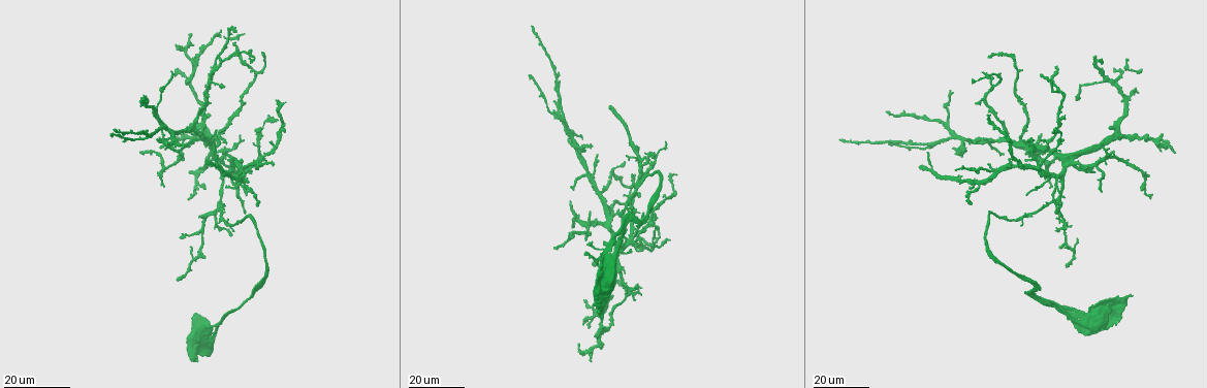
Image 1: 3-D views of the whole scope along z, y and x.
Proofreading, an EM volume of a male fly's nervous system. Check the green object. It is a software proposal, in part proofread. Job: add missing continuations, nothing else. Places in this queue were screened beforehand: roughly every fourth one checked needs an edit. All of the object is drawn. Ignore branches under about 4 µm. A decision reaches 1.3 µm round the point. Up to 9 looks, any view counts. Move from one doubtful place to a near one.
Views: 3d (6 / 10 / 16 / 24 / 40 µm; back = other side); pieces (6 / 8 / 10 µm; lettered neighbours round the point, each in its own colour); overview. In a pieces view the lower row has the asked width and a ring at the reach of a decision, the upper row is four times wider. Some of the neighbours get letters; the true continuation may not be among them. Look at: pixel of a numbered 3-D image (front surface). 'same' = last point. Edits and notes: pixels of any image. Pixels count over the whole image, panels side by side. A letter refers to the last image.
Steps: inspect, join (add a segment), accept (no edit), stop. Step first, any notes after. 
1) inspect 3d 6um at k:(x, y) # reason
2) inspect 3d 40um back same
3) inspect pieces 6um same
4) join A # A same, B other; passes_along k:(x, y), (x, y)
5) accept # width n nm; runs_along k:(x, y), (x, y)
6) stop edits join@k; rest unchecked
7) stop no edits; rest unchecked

inspect 3d 16um at 1:(1064, 196) # branch stops here

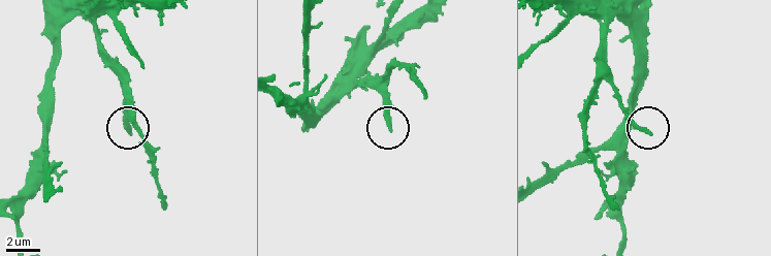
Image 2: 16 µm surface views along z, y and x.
inspect pieces 8um at 2:(131, 131)

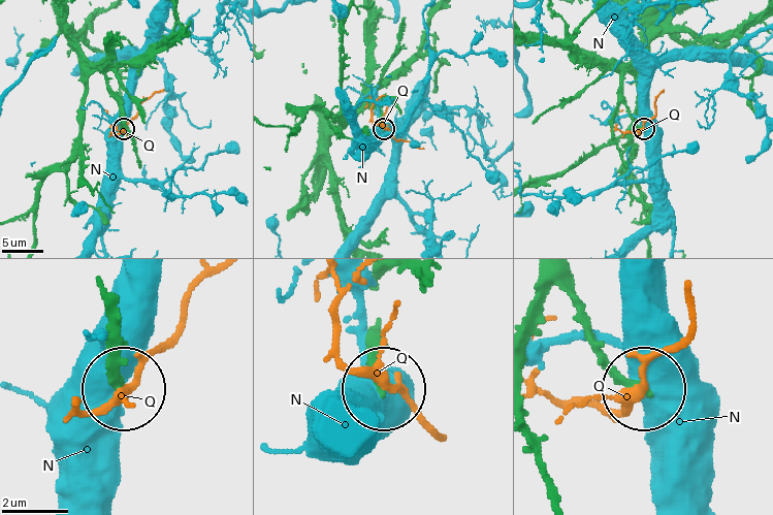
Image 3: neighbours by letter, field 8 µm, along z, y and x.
accept # N other, Q other; no lettered segment goes on from it

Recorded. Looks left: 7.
inspect 3d 24um at 1:(247, 195) # branch stops here

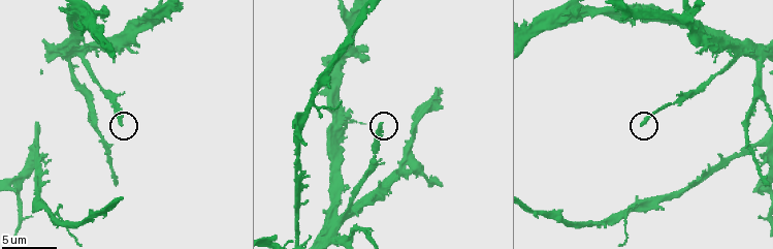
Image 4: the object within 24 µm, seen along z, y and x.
inspect pieces 10um at 4:(641, 126)

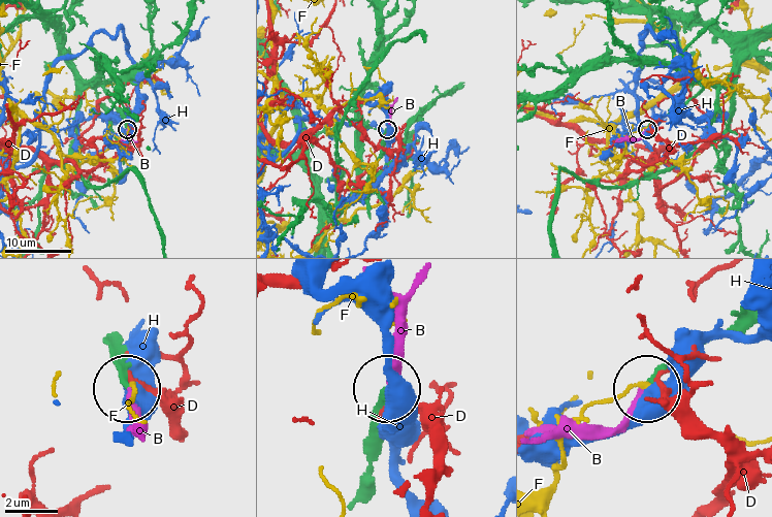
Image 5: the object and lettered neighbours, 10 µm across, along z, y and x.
join B # B same, D other, F other, H other; passes_along 5:(108, 336), (135, 430); the neuron continues

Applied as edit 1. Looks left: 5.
inspect 3d 16um at 1:(1039, 133) # an open end

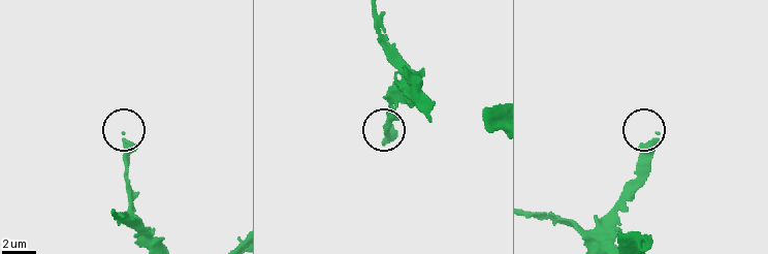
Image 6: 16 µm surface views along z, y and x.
inspect pieces 8um at 6:(657, 134)

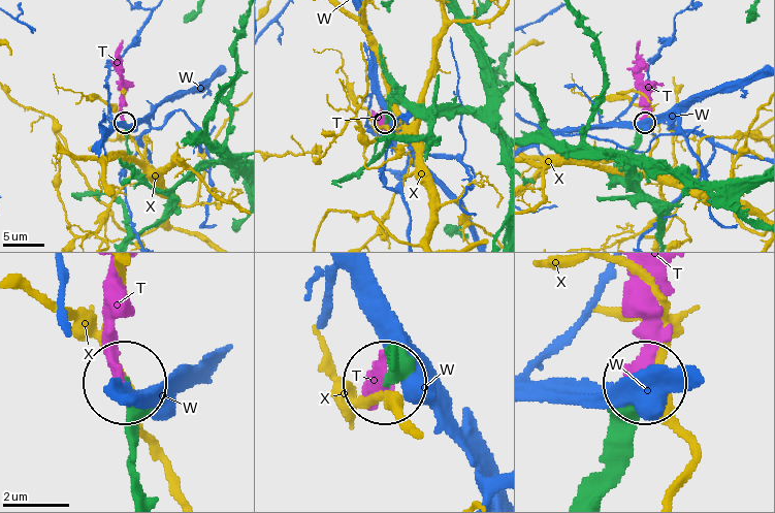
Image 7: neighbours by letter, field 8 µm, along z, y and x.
join T # T same, W other, X other; the neuron continues

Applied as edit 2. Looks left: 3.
inspect 3d 24um at 1:(571, 201) # free end

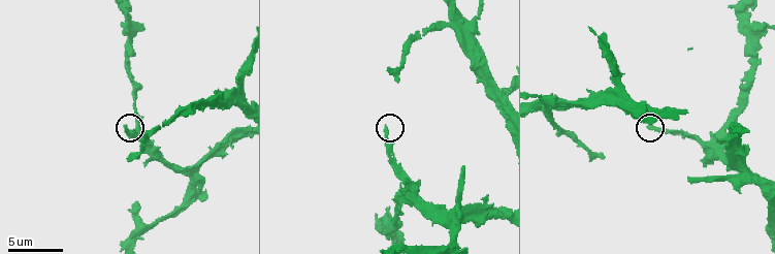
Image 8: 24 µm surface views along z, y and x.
inspect pieces 10um at 8:(385, 126) # what lies round it

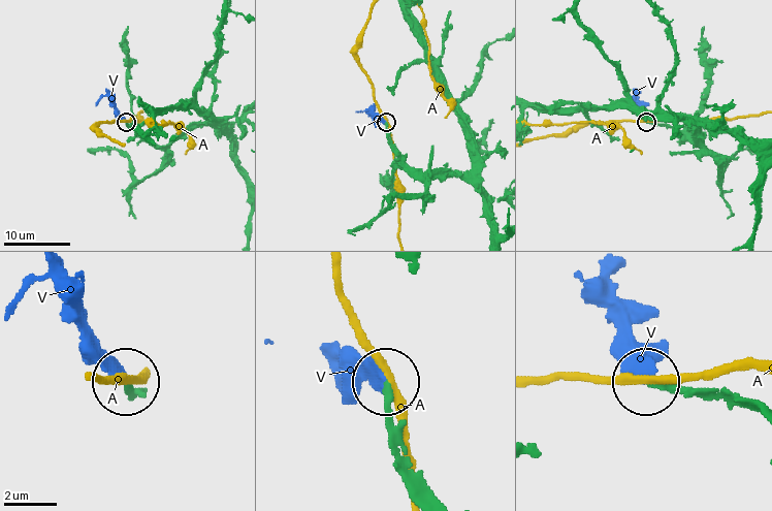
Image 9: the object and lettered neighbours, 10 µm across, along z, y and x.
join V # width 230 nm; A other, V same; passes_along 9:(720, 394), (689, 394), (651, 382), (647, 355), (605, 288); it goes on there

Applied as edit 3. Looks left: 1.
stop edits join@5, join@7, join@9; rest unchecked

